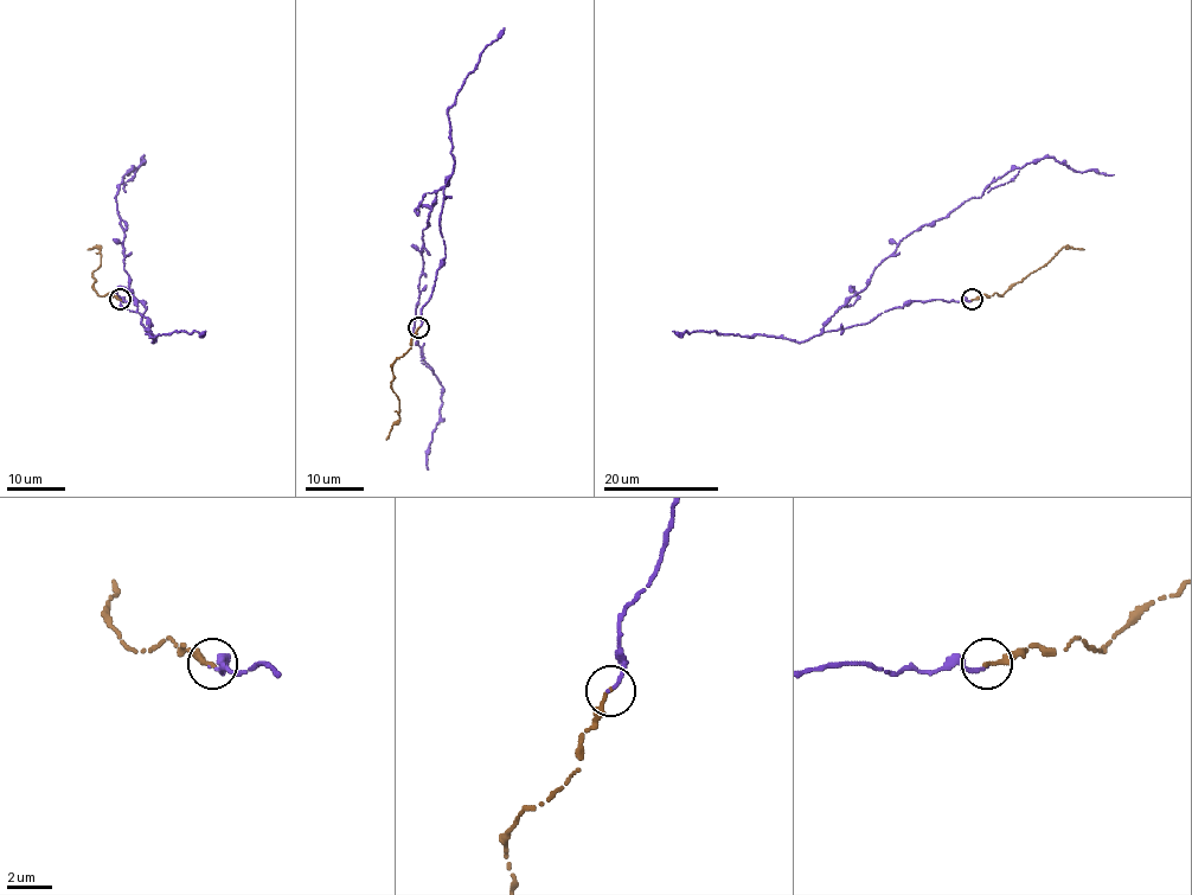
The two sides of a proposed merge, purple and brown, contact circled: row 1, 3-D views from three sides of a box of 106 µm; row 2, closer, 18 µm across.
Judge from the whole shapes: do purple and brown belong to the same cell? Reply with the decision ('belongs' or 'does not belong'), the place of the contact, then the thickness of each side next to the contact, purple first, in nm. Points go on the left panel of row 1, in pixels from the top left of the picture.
belongs; at (120, 299); 140 nm thick on the purple side, 190 nm on the other

